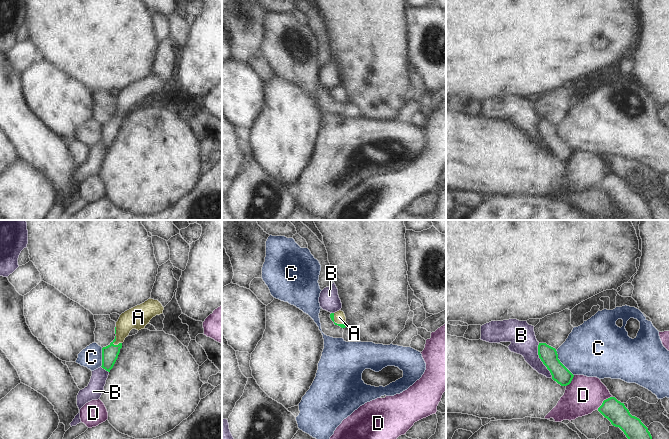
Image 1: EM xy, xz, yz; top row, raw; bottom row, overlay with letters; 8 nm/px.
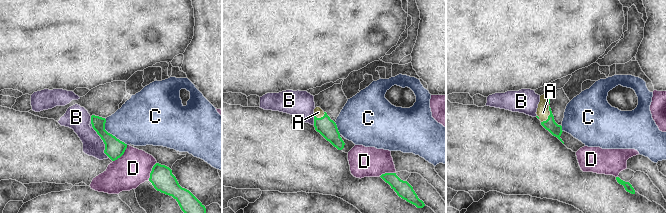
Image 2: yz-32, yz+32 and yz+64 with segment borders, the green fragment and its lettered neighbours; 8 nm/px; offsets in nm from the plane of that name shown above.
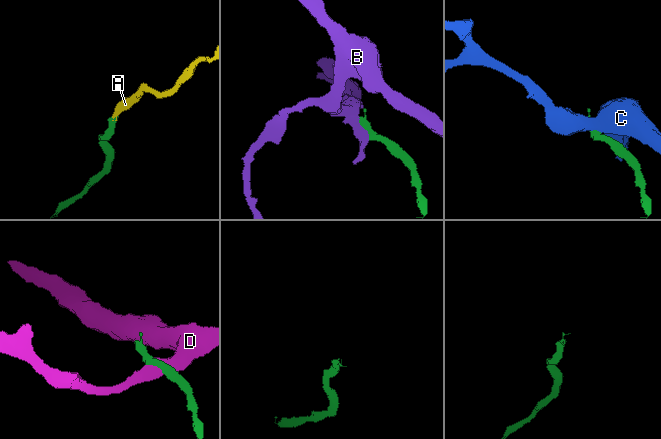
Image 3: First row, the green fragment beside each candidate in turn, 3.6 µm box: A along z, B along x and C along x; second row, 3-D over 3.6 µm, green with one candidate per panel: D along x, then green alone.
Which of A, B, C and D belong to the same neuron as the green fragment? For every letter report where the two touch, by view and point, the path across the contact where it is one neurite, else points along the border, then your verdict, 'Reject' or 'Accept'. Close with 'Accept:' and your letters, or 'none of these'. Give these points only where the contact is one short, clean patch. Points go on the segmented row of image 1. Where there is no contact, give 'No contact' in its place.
A: Touches green at xz (336, 323). Path across: xz (343, 325), (336, 323), (339, 317). Accept
B: Touches green at yz (541, 360). Boundary: yz (538, 343), (538, 357), (552, 376). Reject
C: Touches green at yz (561, 363). Boundary: yz (555, 350), (559, 361), (573, 375). Reject
D: Touches green at yz (603, 401). Reject
Accept: A

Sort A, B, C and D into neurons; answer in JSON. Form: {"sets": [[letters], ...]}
{"sets": [["A"], ["B"], ["C"], ["D"]]}

